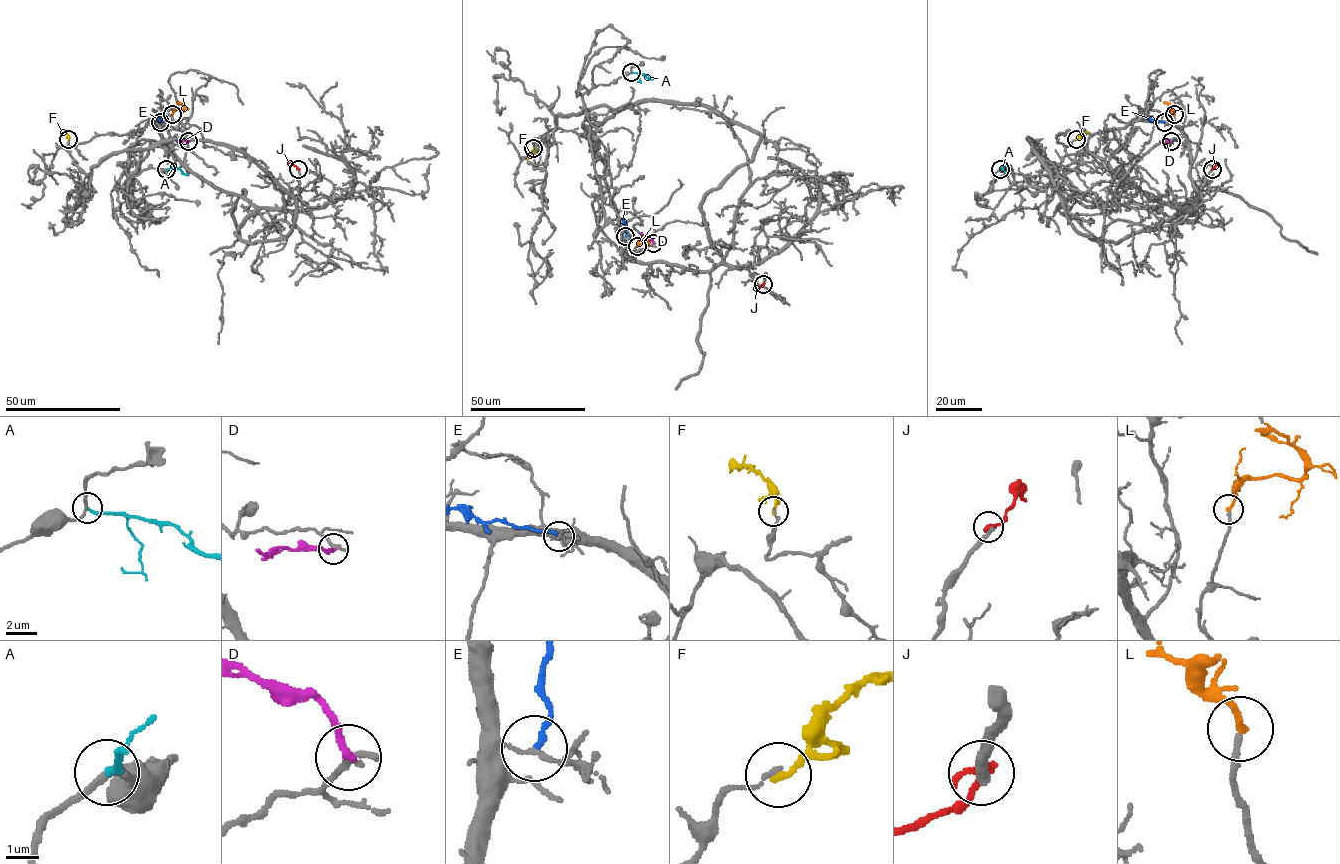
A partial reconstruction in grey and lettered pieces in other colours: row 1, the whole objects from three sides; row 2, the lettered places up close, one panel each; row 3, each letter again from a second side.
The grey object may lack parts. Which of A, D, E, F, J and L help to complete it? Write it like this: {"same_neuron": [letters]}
{"same_neuron": ["L"]}

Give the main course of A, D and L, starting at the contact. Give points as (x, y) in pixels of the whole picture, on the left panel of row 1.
A: (166, 169), (178, 168), (188, 174)
D: (188, 141), (176, 141)
L: (172, 114), (174, 110), (184, 108), (176, 102)

